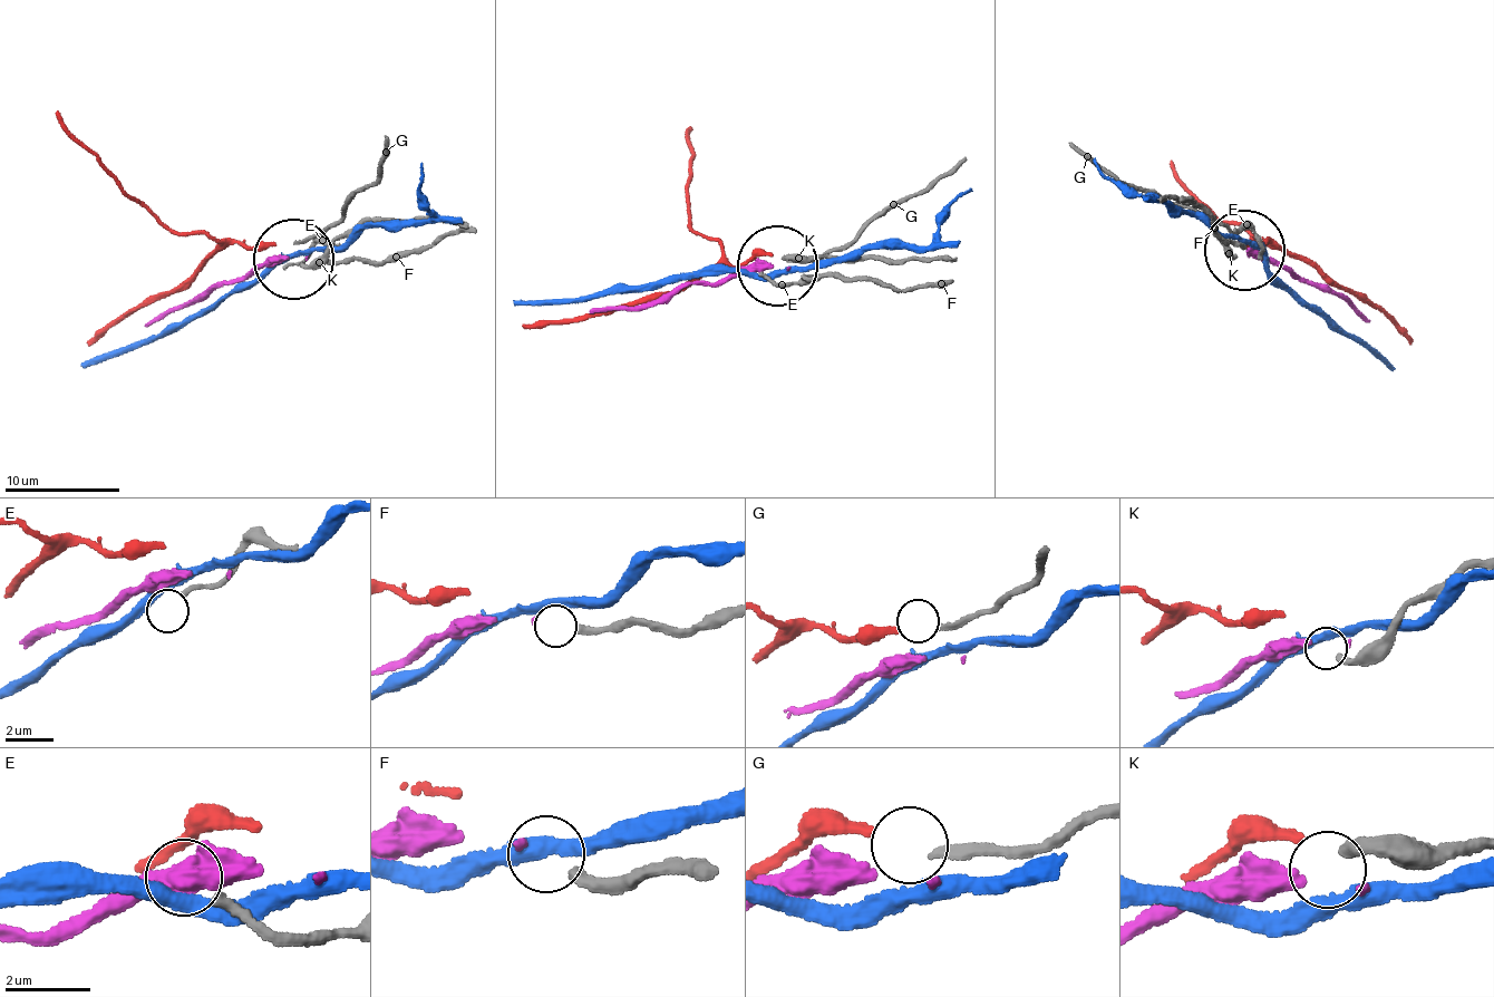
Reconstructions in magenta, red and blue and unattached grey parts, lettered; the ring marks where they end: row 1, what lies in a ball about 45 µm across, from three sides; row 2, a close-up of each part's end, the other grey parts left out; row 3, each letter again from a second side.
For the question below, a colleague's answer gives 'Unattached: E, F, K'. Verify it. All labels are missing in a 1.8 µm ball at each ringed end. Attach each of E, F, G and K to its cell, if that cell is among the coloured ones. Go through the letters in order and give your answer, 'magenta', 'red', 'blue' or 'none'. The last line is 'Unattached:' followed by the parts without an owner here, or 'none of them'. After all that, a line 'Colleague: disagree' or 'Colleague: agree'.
E: none
F: magenta
G: red
K: none
Unattached: E, K
Colleague: disagree

